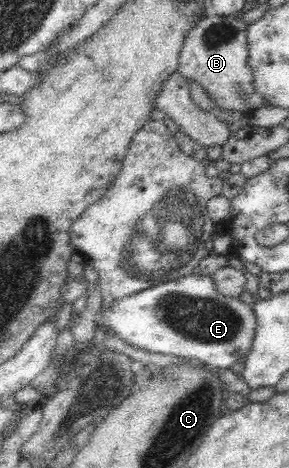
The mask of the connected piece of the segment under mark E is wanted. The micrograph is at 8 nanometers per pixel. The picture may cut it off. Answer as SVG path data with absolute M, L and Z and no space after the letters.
M187 274L187 276L154 284L131 296L112 300L106 307L100 308L97 328L104 328L109 334L111 332L117 334L119 339L121 338L123 342L137 349L197 359L206 365L221 369L230 368L239 357L245 358L250 351L256 327L256 316L249 304L241 301L239 296L229 298L219 294L215 290L212 276L213 274L209 276Z

